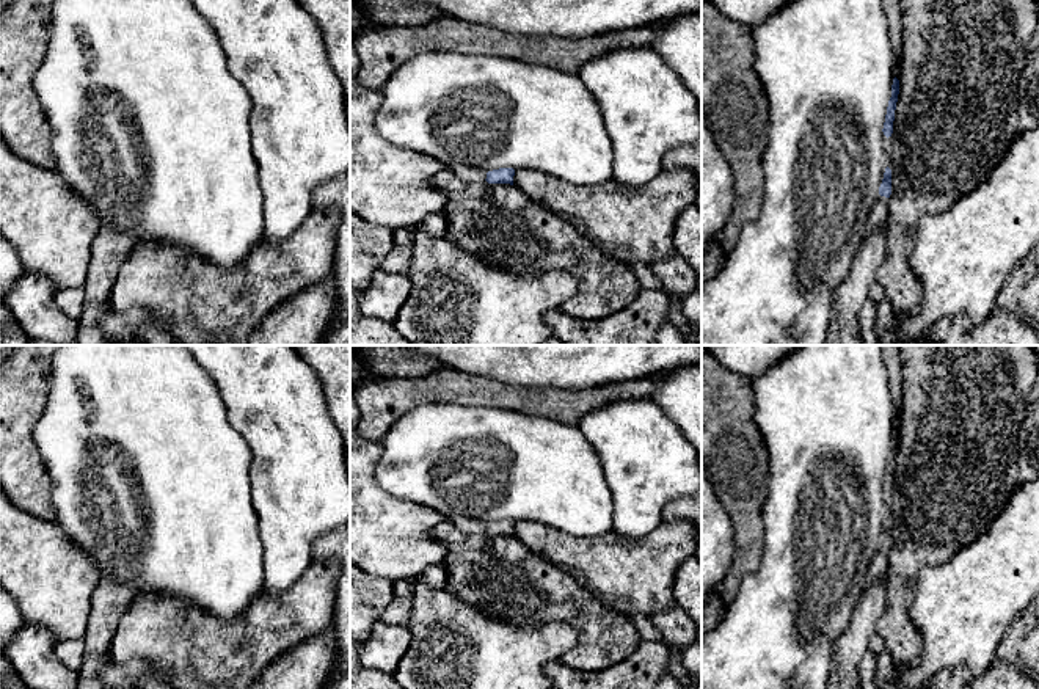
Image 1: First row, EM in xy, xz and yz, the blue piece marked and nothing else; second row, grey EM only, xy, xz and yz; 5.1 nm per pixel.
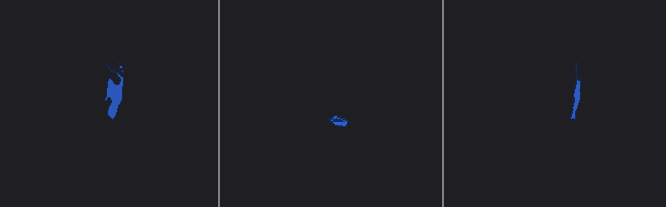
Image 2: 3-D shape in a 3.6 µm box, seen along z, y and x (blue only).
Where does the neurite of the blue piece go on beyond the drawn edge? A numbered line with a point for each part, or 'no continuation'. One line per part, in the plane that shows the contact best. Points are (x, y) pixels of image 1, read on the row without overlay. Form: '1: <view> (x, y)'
1: yz (892, 355)
2: yz (878, 570)

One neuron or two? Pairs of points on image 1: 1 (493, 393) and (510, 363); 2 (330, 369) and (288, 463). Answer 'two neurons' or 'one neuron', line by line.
1: two neurons
2: two neurons

